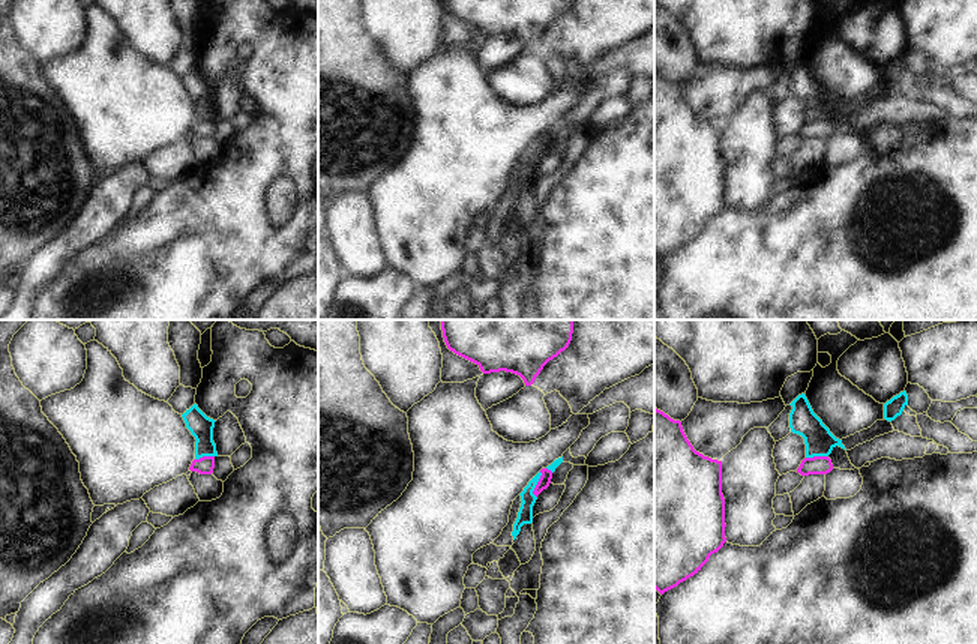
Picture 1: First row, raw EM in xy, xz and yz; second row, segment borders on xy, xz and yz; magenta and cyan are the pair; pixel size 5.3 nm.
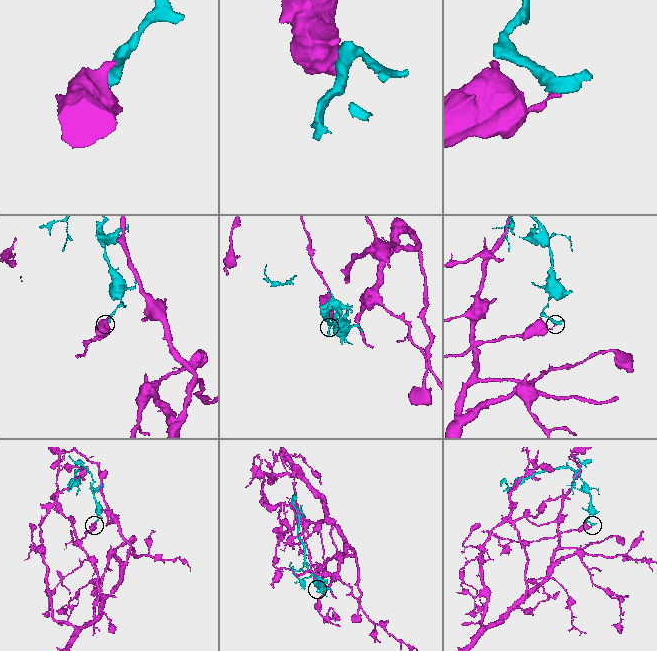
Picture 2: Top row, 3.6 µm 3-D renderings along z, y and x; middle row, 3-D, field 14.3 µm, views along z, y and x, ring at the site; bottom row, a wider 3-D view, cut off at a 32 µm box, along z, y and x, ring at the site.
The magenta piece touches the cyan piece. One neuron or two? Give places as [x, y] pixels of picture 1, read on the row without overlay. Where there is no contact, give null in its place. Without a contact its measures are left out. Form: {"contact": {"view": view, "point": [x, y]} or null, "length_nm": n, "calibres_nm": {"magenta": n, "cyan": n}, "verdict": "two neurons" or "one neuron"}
{"contact": {"view": "xz", "point": [536, 149]}, "length_nm": 150, "calibres_nm": {"magenta": 70, "cyan": 80}, "verdict": "two neurons"}

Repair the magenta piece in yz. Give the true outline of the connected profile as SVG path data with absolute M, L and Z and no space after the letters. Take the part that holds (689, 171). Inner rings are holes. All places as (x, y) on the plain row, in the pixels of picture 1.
M654 72L654 252L663 258L693 240L725 201L722 125L696 116L681 86Z

